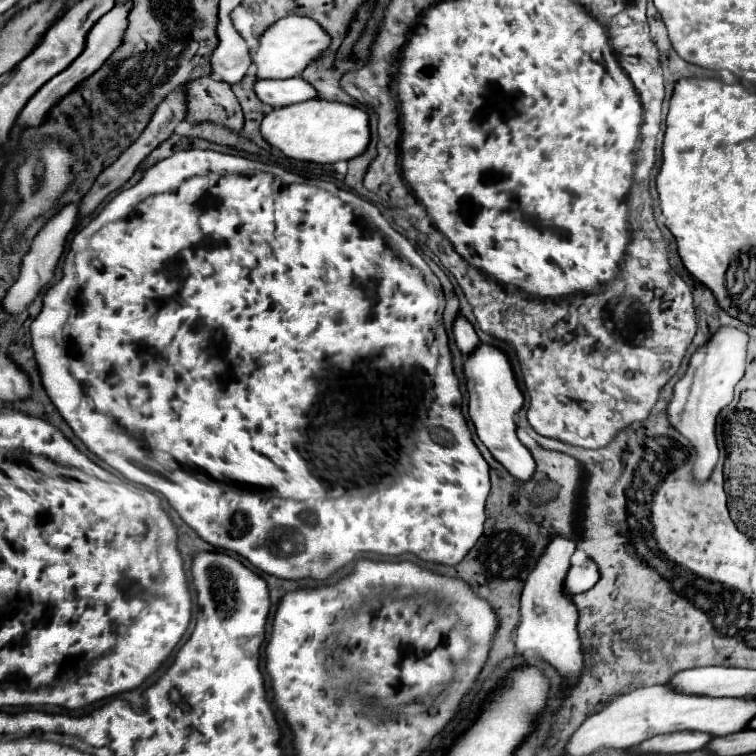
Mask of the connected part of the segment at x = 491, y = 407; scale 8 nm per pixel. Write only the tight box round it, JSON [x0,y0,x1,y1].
[464,344,536,484]

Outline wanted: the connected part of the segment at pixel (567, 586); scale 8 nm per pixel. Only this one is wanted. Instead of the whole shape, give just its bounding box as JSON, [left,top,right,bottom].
[564,560,598,596]

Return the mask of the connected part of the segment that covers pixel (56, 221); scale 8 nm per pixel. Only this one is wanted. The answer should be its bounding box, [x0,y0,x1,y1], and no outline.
[2,204,78,316]

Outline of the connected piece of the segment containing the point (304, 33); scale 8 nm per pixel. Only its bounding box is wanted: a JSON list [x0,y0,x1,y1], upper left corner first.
[252,16,330,78]

